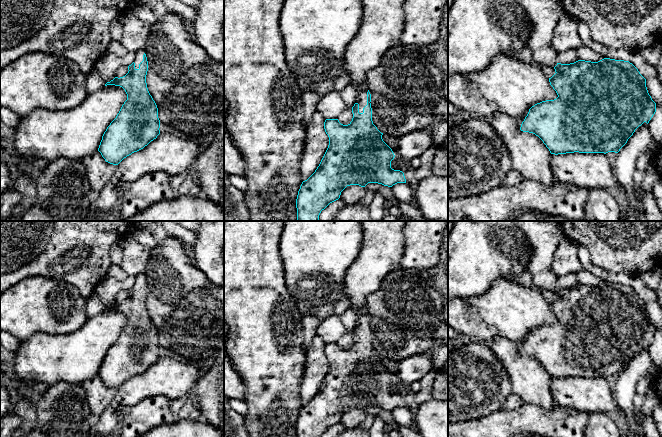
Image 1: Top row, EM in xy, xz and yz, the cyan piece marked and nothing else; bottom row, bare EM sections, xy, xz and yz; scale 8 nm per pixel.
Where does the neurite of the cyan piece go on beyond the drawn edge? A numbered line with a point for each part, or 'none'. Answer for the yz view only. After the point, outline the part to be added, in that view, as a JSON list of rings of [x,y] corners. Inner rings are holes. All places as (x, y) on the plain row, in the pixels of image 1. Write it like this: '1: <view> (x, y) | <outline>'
1: yz (544, 236) | [[[515,221],[526,235],[532,247],[532,256],[527,271],[532,276],[534,288],[555,291],[559,276],[551,271],[555,250],[564,237],[558,221]]]

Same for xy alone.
1: xy (139, 277) | [[[139,273],[136,276],[136,280],[135,280],[135,293],[139,293],[139,288],[143,285],[143,279],[145,277],[144,273]]]

